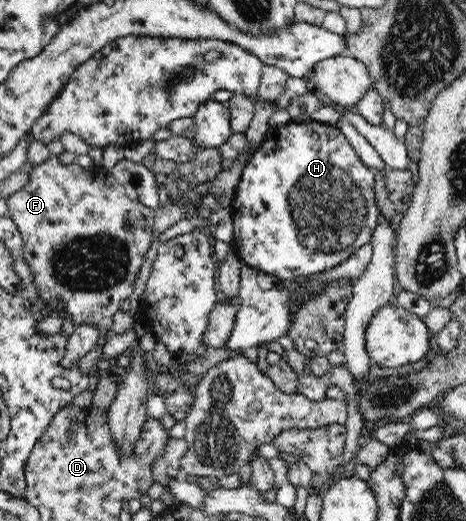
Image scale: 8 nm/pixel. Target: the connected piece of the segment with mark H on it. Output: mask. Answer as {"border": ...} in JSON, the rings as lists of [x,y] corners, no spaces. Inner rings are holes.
{"border":[[[308,120],[300,124],[288,122],[286,125],[276,126],[270,137],[262,141],[262,144],[253,152],[253,156],[245,163],[229,211],[232,214],[232,225],[234,225],[231,248],[242,263],[257,271],[274,275],[280,281],[323,273],[338,266],[352,256],[358,248],[370,242],[372,231],[376,228],[376,218],[378,218],[378,207],[374,199],[374,171],[364,166],[338,126],[316,120]]]}

